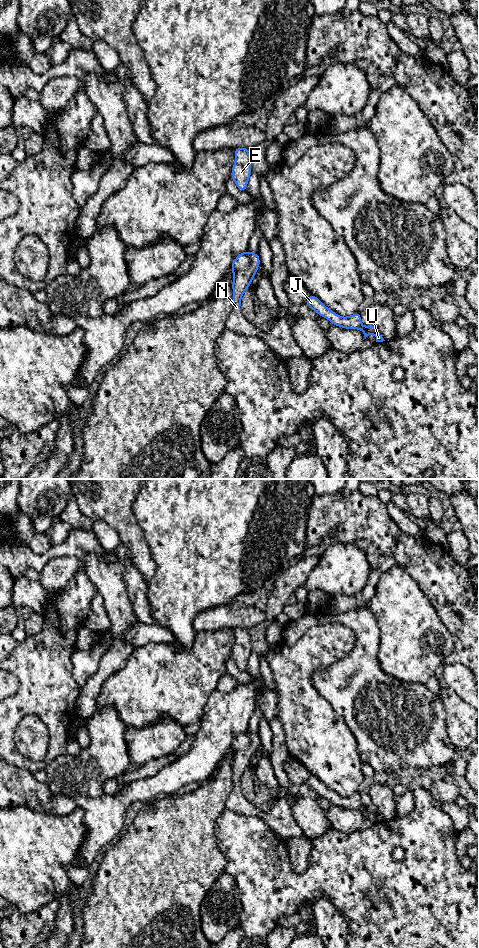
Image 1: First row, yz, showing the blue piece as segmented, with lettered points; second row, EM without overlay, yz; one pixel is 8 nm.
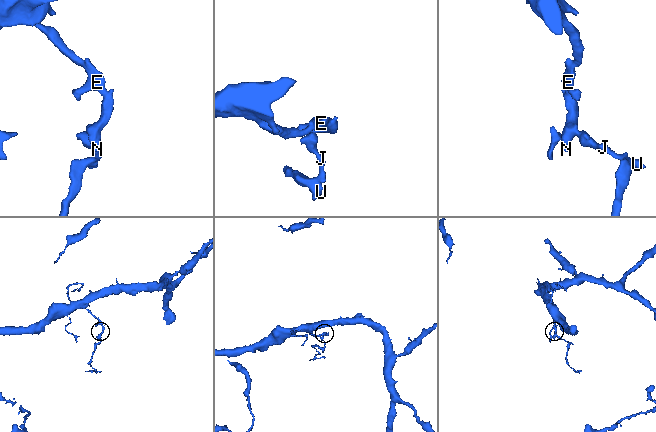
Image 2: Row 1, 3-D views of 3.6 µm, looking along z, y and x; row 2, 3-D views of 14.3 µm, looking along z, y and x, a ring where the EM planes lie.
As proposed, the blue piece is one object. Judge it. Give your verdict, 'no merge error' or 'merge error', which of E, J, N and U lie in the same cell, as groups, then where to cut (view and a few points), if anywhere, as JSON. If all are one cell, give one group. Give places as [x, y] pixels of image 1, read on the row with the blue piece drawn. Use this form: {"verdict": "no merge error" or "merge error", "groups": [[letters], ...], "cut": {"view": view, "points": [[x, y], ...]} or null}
{"verdict": "no merge error", "groups": [["E", "J", "N", "U"]], "cut": null}

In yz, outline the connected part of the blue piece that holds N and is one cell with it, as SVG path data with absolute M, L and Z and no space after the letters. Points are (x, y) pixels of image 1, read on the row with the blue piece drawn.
M248 250L239 254L231 264L233 271L233 310L241 310L242 295L252 283L259 266L259 254Z

